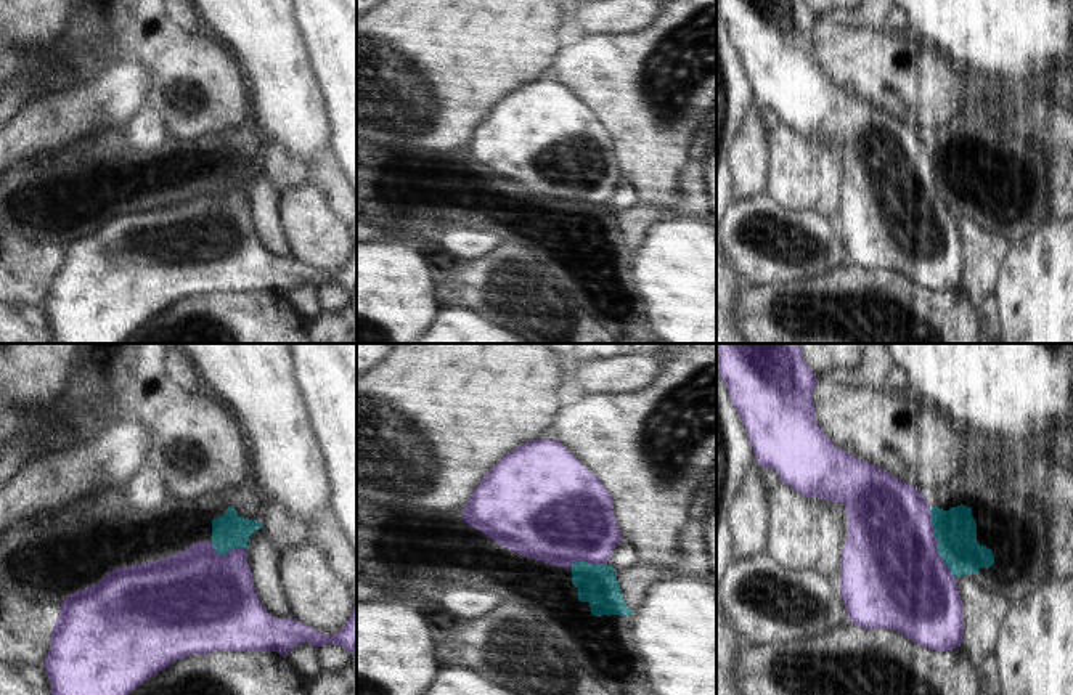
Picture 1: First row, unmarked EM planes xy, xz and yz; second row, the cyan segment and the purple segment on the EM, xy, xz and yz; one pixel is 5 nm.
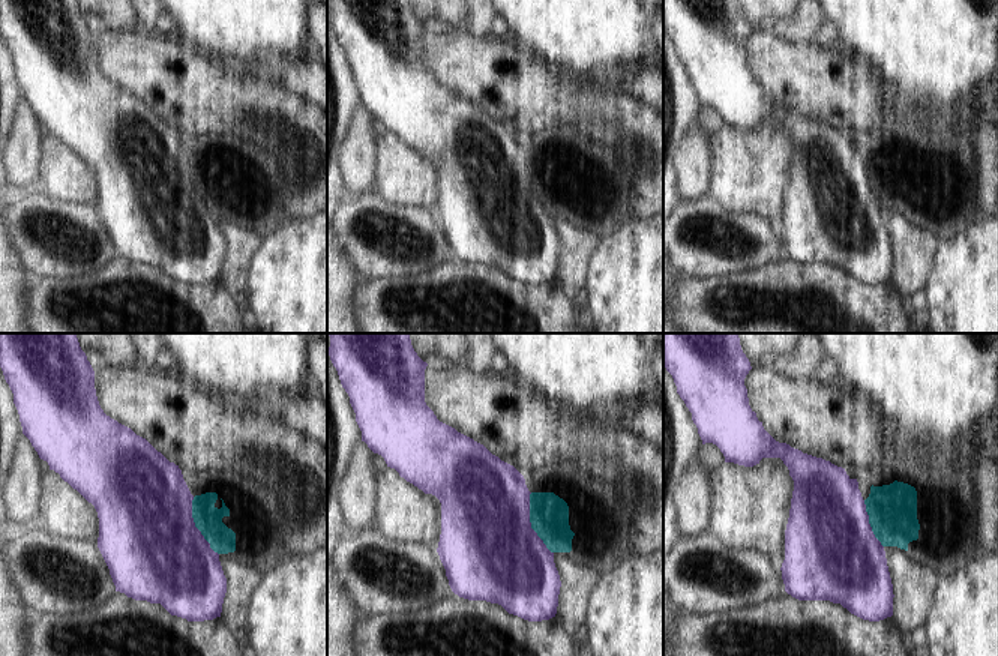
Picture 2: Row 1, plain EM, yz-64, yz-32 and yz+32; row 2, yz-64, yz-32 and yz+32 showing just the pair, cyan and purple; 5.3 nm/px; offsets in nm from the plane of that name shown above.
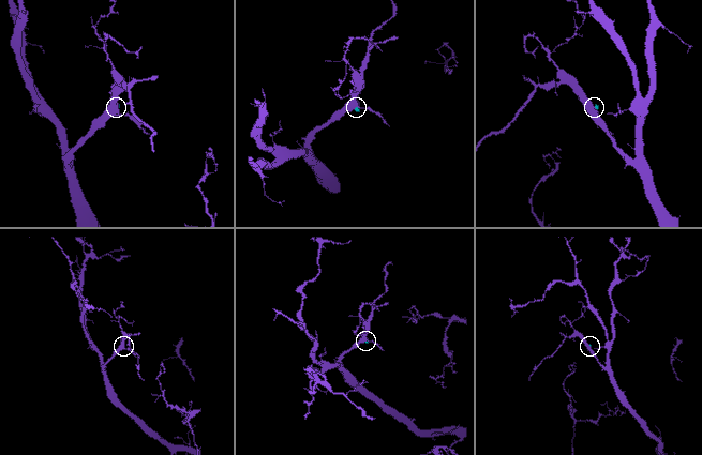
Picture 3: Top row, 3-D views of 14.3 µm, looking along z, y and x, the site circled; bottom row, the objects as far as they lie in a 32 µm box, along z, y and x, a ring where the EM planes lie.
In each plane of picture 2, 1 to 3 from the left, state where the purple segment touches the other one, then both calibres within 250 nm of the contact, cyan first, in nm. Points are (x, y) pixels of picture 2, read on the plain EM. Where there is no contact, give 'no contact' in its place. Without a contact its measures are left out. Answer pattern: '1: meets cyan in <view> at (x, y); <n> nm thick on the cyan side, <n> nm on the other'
1: meets cyan in yz-64 at (195, 189); 150 nm thick on the cyan side, 500 nm on the other
2: meets cyan in yz-32 at (530, 185); 200 nm thick on the cyan side, 500 nm on the other
3: meets cyan in yz+32 at (869, 186); 260 nm thick on the cyan side, 480 nm on the other

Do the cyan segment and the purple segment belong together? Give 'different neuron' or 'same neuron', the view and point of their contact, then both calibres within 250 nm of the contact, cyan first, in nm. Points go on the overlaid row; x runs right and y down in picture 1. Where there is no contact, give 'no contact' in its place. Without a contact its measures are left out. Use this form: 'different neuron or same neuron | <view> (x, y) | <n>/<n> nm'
same neuron | yz (937, 544) | 200/480 nm

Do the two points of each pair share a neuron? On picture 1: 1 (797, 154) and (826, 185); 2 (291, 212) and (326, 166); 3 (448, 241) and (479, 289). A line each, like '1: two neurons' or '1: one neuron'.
1: one neuron
2: two neurons
3: two neurons

